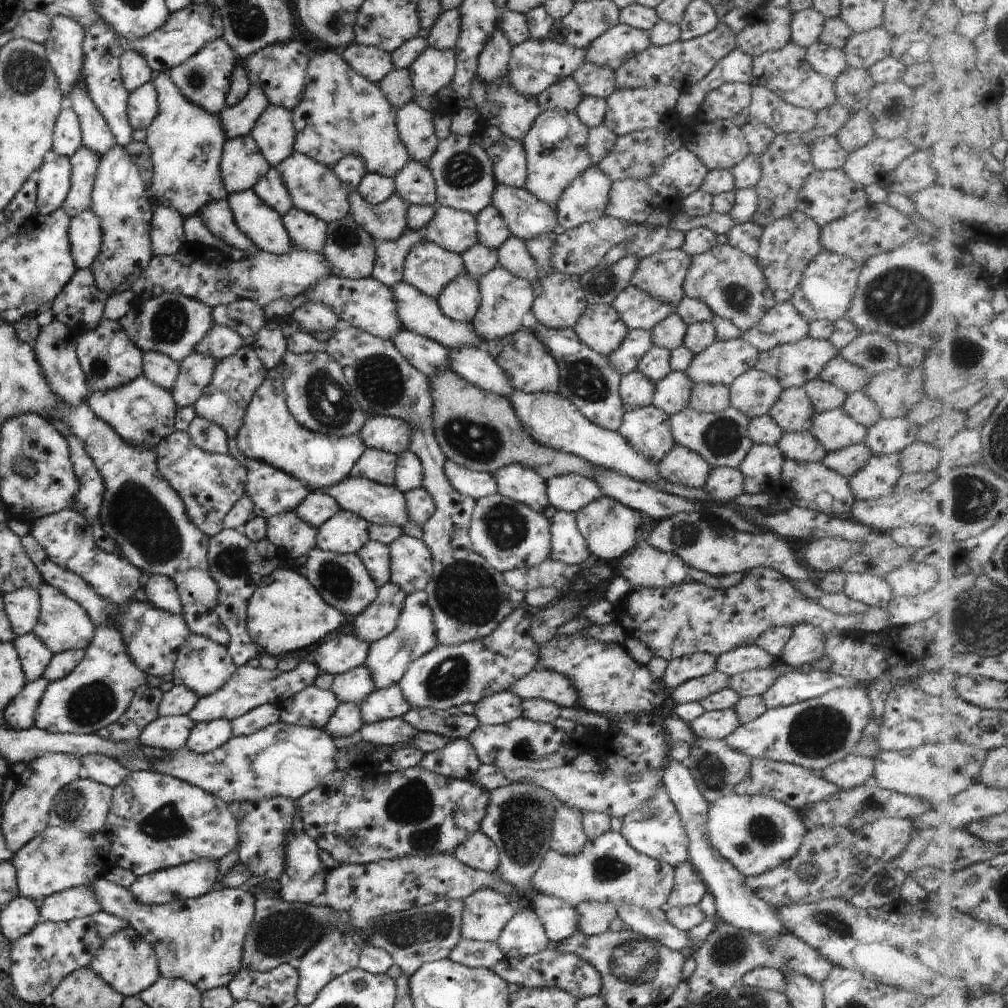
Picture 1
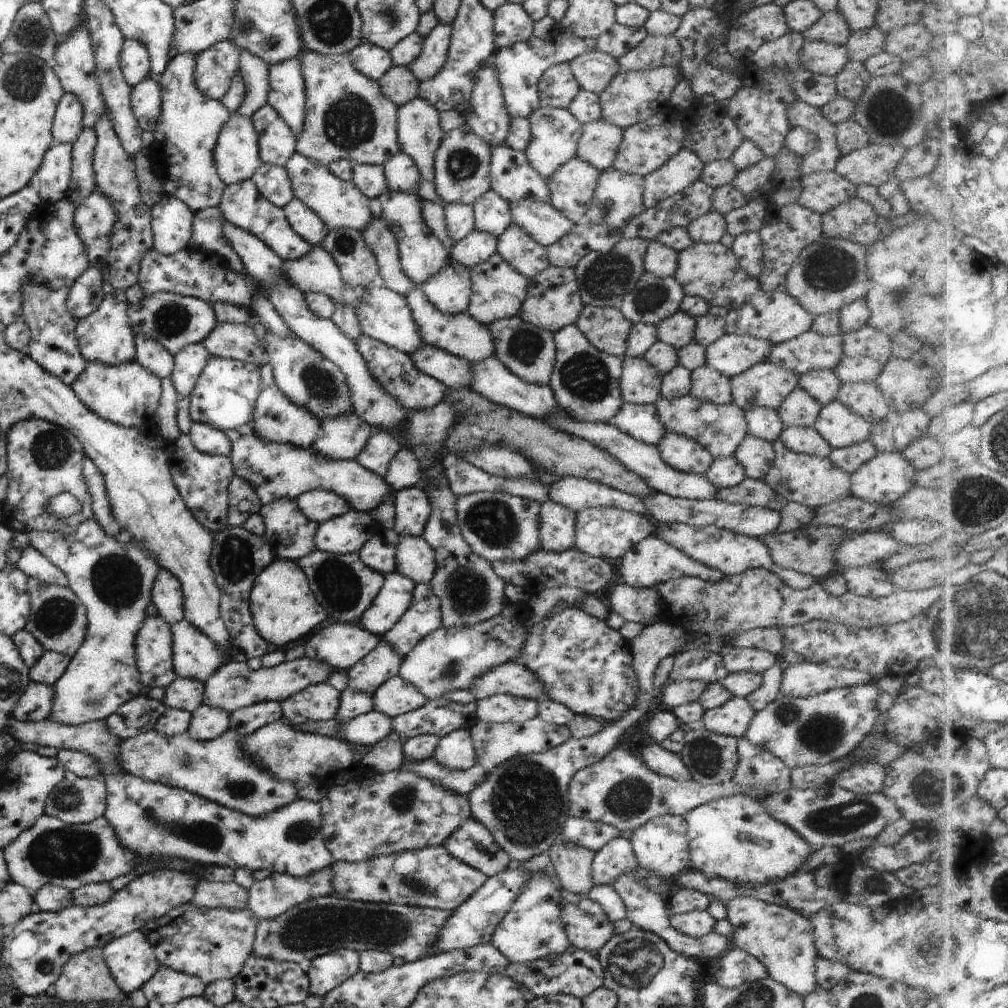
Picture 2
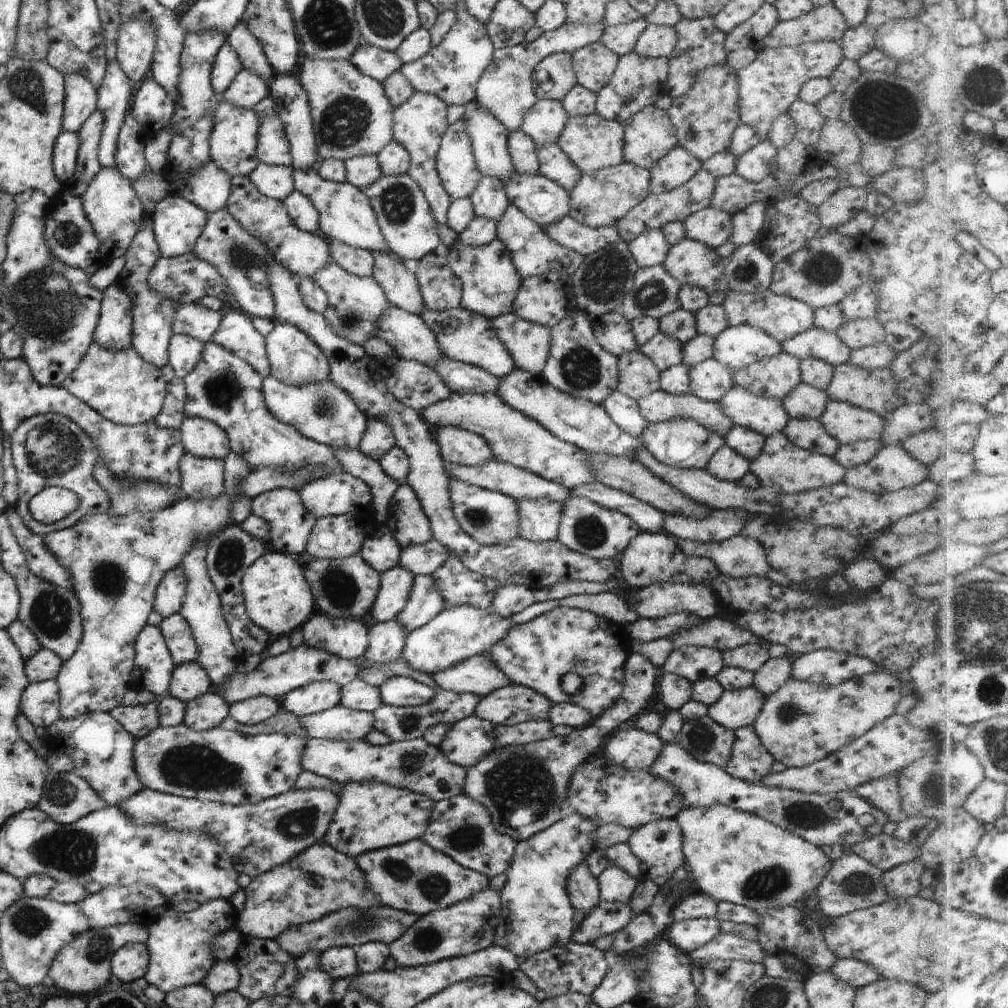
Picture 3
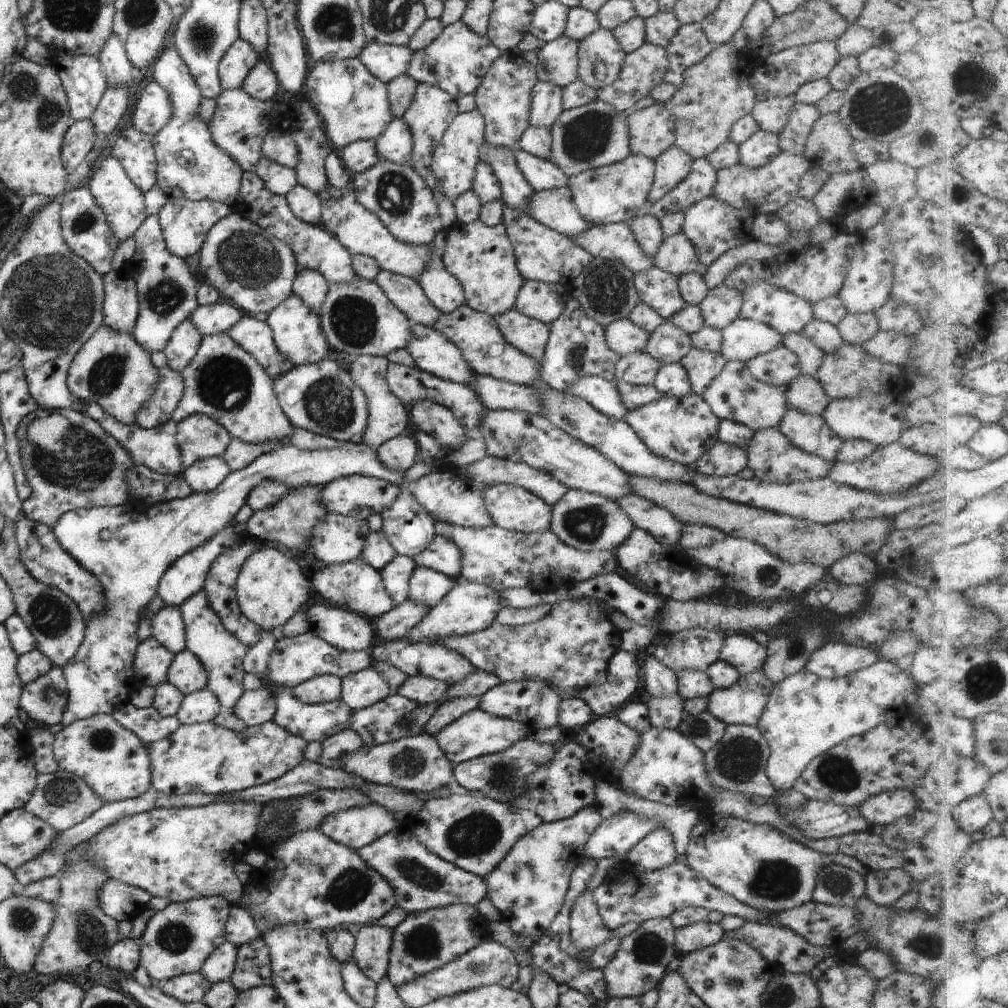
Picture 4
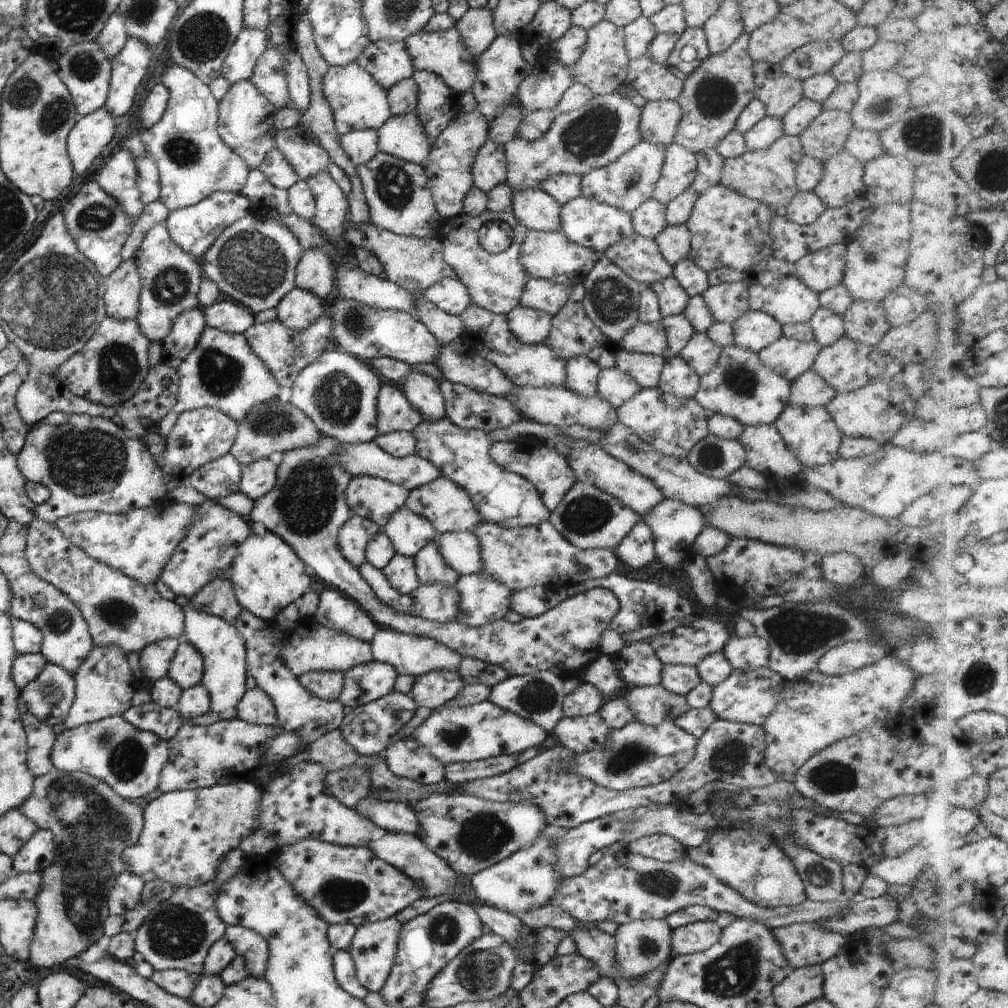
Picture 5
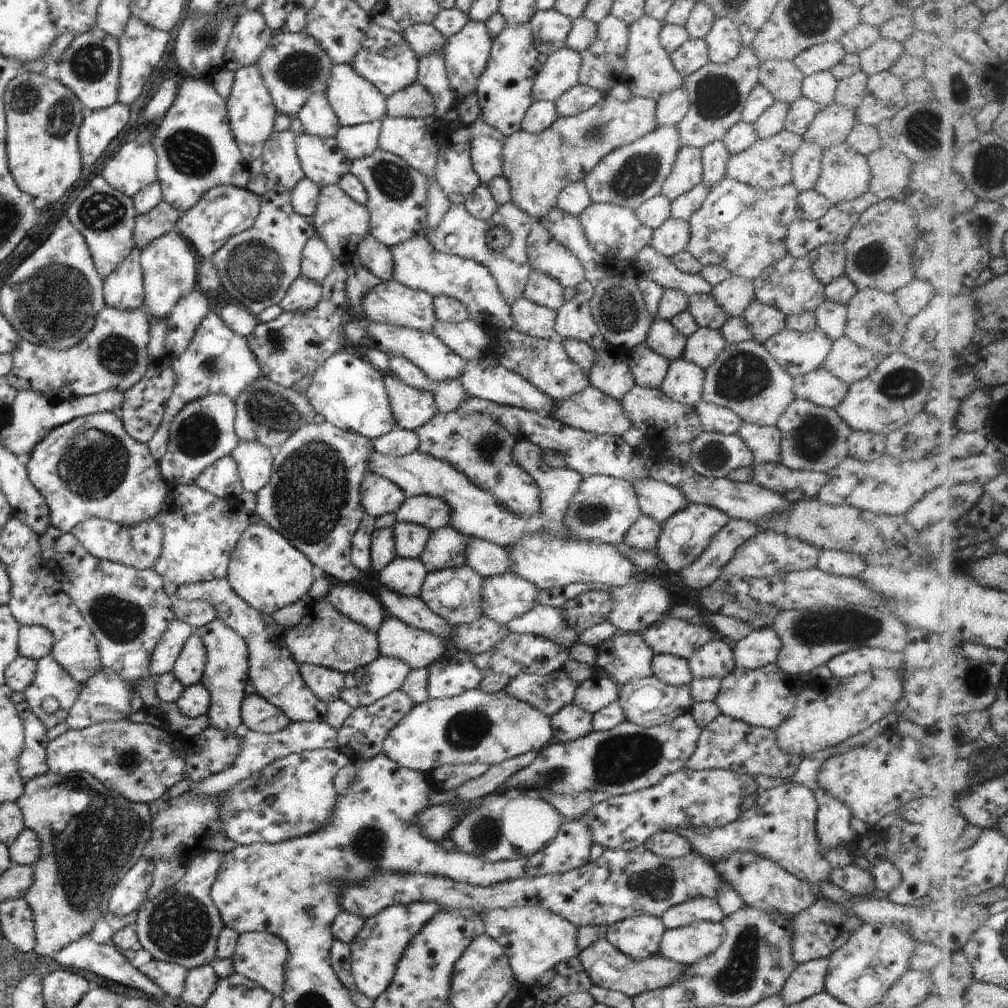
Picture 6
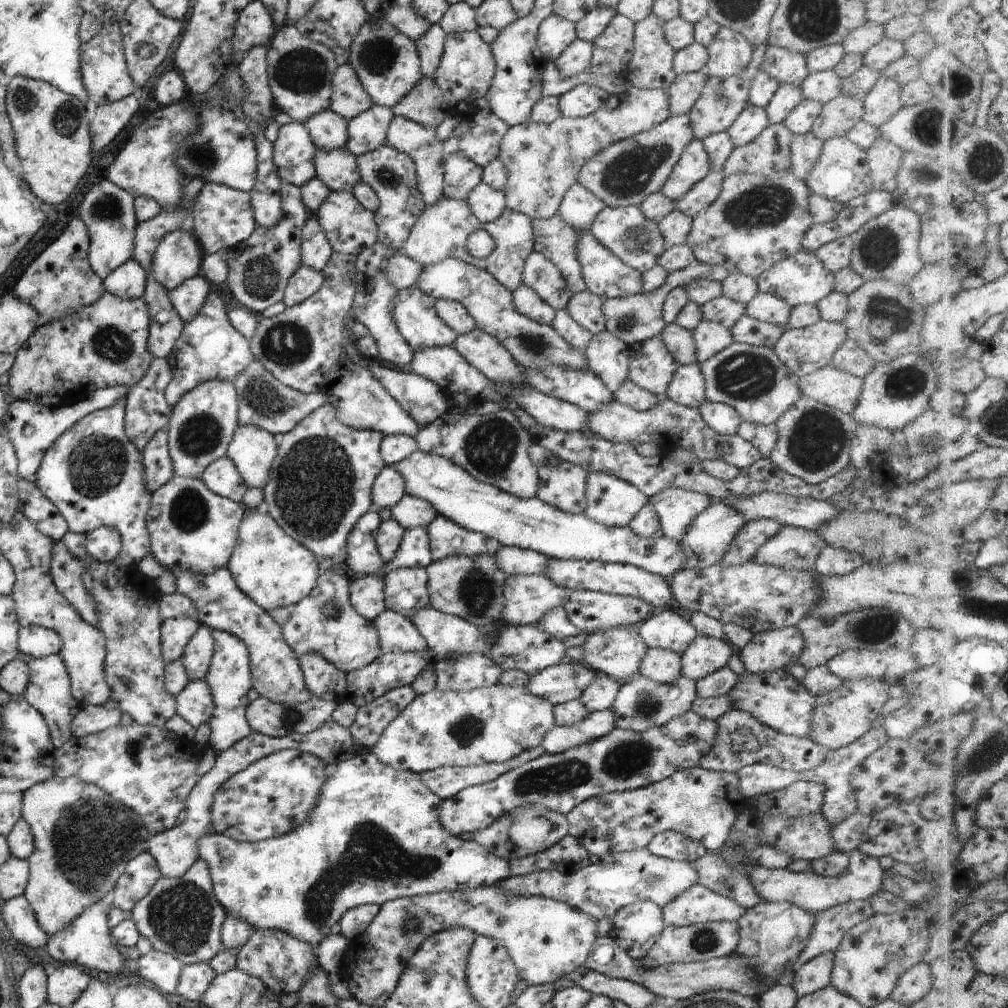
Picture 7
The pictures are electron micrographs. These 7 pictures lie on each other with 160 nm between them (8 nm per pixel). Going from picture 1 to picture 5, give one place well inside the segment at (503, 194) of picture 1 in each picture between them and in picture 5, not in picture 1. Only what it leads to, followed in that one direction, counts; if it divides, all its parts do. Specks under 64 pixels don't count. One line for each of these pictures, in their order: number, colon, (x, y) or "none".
2: (541, 221)
3: (583, 240)
4: (613, 241)
5: (637, 256)

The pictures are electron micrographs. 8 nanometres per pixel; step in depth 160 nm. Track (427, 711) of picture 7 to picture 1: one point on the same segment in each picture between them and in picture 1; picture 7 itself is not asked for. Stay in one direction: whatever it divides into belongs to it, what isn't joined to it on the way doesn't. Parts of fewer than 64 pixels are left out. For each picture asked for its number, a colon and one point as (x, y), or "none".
1: (456, 759)
2: (454, 751)
3: (469, 740)
4: (475, 733)
5: (453, 735)
6: (473, 727)

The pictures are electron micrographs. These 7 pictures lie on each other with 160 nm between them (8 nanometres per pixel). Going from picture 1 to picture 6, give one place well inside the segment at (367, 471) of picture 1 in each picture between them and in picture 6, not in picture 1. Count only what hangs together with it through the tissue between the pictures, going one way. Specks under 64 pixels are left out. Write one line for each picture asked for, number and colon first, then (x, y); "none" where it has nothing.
2: (380, 448)
3: (378, 438)
4: (387, 417)
5: (394, 413)
6: (410, 408)

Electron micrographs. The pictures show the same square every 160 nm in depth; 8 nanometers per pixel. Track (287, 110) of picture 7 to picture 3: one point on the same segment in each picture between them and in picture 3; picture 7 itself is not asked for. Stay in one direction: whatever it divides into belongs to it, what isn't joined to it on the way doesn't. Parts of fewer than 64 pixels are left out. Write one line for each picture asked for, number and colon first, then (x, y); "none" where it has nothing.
3: (246, 89)
4: (260, 83)
5: (267, 76)
6: (292, 66)

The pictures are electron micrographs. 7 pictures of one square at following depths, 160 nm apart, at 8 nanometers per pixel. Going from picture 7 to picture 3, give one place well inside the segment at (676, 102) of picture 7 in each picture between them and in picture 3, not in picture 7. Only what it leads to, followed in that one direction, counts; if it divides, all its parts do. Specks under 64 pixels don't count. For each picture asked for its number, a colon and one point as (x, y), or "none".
3: (648, 135)
4: (650, 130)
5: (658, 119)
6: (670, 107)

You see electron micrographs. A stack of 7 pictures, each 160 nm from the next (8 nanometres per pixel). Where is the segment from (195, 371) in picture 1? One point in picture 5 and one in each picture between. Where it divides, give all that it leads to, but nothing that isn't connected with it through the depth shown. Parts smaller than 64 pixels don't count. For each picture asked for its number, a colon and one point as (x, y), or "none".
2: (189, 361)
3: (183, 352)
4: (184, 338)
5: (185, 331)

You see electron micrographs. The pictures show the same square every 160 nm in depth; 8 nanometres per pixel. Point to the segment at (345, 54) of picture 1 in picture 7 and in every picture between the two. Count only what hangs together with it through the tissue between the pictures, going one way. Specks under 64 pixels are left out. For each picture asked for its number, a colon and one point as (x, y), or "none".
2: (369, 60)
3: (375, 63)
4: (385, 62)
5: (387, 61)
6: (384, 59)
7: (386, 63)

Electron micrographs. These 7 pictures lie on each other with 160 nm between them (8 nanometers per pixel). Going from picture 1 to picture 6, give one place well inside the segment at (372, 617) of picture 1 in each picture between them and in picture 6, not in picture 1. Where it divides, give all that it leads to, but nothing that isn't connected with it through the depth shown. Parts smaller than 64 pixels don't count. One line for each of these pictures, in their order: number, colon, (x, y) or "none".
2: (392, 600)
3: (395, 583)
4: (395, 575)
5: (399, 572)
6: (404, 577)

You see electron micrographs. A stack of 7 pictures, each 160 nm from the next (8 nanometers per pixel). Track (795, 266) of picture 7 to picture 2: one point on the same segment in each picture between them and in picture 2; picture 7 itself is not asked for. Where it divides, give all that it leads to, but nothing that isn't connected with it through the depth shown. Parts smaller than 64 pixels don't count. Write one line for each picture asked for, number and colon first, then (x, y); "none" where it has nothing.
2: (774, 317)
3: (781, 317)
4: (785, 312)
5: (772, 288)
6: (788, 284)

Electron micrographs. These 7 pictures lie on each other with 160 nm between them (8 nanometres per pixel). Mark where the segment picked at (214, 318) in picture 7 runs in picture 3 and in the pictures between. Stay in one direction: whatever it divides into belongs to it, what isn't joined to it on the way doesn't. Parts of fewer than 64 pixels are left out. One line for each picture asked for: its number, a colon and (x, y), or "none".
3: (222, 389)
4: (221, 381)
5: (222, 373)
6: (216, 361)

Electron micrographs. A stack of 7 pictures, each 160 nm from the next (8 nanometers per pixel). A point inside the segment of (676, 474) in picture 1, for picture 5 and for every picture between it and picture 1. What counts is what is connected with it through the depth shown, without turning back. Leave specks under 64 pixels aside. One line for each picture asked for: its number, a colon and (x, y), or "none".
2: (685, 456)
3: (681, 443)
4: (680, 429)
5: (671, 425)

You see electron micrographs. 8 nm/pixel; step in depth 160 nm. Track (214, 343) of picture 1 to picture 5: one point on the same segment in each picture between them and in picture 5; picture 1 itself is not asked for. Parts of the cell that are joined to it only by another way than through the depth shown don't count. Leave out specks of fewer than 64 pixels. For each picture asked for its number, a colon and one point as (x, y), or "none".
2: (227, 340)
3: (235, 333)
4: (254, 337)
5: (284, 352)

